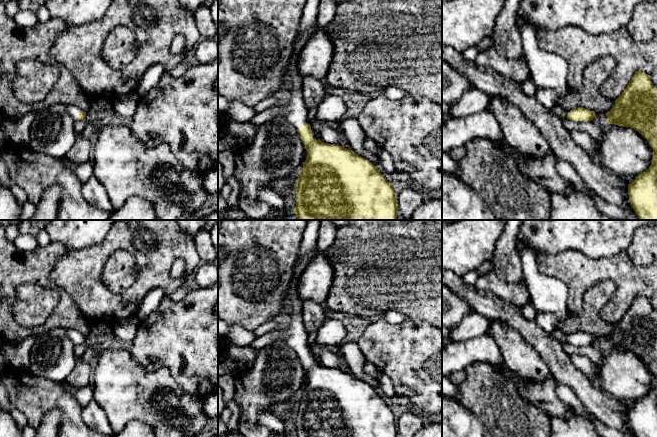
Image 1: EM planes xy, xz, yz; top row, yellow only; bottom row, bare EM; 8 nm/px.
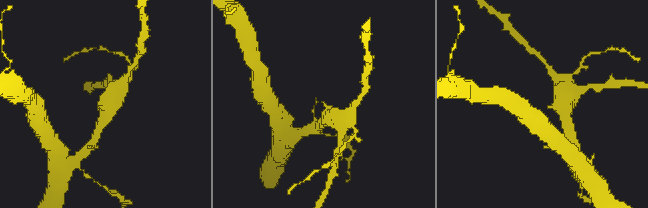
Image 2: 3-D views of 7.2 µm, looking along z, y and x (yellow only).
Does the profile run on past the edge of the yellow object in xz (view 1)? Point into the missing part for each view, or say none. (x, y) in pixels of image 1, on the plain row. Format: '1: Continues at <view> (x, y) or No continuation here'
1: Continues at xz (295, 336)

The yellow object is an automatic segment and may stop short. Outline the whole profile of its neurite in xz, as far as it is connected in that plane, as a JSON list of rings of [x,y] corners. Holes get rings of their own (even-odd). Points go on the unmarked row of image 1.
[[[295,278],[289,291],[289,299],[293,308],[291,322],[289,326],[282,331],[270,332],[263,336],[256,337],[250,344],[250,348],[260,350],[276,341],[284,341],[298,355],[300,362],[307,375],[307,381],[303,392],[299,396],[296,408],[296,430],[293,437],[397,437],[398,428],[392,409],[380,397],[369,384],[357,379],[354,375],[344,372],[340,369],[324,367],[318,363],[310,350],[308,343],[309,335],[302,323],[301,308],[302,300],[297,293],[298,278]]]

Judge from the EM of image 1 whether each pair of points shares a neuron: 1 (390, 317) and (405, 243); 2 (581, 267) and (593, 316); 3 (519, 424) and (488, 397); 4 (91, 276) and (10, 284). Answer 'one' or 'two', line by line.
1: two
2: two
3: one
4: two

